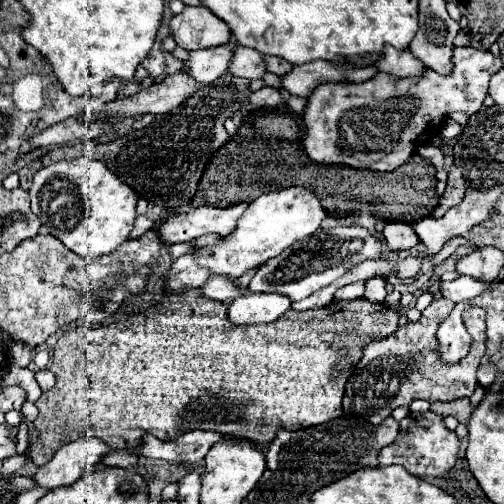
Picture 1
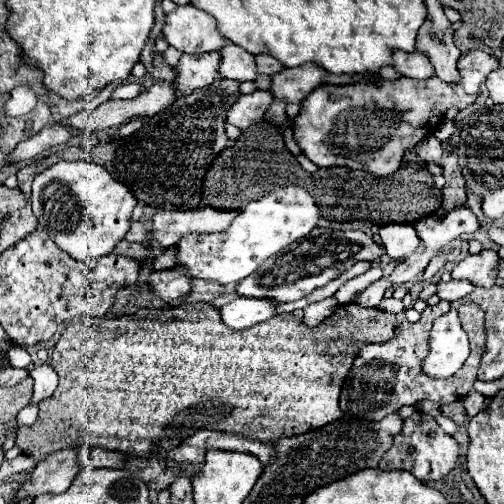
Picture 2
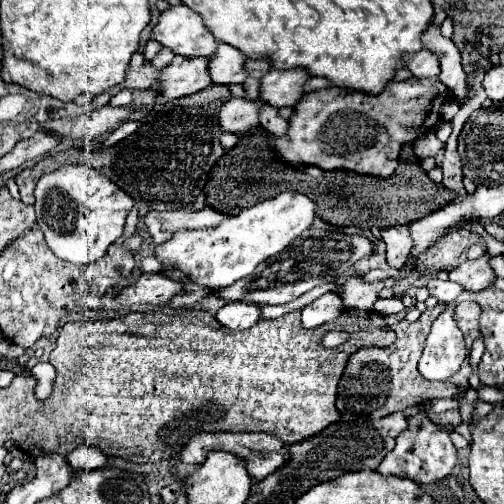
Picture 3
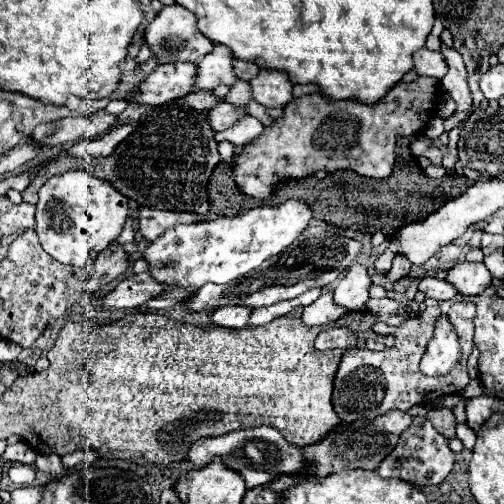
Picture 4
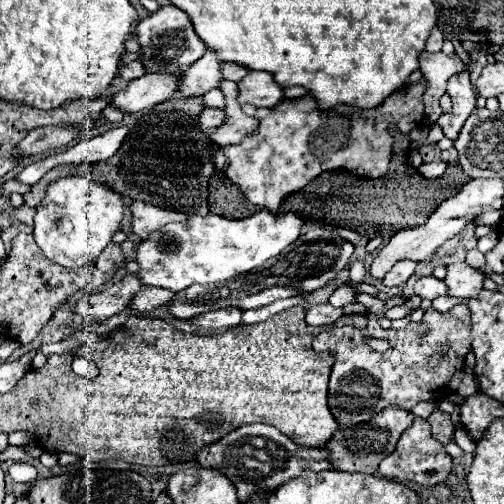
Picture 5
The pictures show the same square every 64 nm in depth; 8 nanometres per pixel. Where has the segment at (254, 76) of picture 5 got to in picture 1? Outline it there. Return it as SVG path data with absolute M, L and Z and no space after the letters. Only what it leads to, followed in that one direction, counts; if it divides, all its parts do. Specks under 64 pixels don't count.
M324 60L300 64L282 76L280 88L290 92L292 96L310 96L318 84L342 82L348 70L350 68L334 68L330 62L324 62Z

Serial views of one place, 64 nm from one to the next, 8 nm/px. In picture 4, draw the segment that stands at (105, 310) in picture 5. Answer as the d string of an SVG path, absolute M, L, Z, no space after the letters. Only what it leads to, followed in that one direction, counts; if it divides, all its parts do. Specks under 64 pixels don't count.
M146 272L132 274L130 278L124 278L112 292L98 298L96 304L100 304L104 310L132 310L146 304L164 290L166 286L154 282Z

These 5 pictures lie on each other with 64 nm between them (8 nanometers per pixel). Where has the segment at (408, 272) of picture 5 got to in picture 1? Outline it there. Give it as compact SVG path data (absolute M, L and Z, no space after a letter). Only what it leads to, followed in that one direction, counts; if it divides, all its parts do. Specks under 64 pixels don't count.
M388 222L382 230L382 238L390 252L404 252L412 250L420 244L414 228L404 222Z

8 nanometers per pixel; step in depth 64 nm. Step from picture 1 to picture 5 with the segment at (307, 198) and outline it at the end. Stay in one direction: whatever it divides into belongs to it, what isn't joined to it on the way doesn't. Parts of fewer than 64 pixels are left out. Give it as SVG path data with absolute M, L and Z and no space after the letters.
M260 210L242 220L228 220L218 214L190 216L184 222L166 224L136 246L136 262L140 266L136 276L140 276L140 282L146 286L172 292L180 292L196 282L224 282L278 256L300 236L302 226L304 220L294 212L274 214L270 210Z

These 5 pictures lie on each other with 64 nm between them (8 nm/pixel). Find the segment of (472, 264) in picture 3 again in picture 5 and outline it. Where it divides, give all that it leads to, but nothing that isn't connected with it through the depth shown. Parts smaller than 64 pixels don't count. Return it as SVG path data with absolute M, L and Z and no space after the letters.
M456 262L448 266L448 274L444 278L444 284L448 286L448 296L454 298L472 298L478 296L482 290L484 274L468 266L466 262Z

